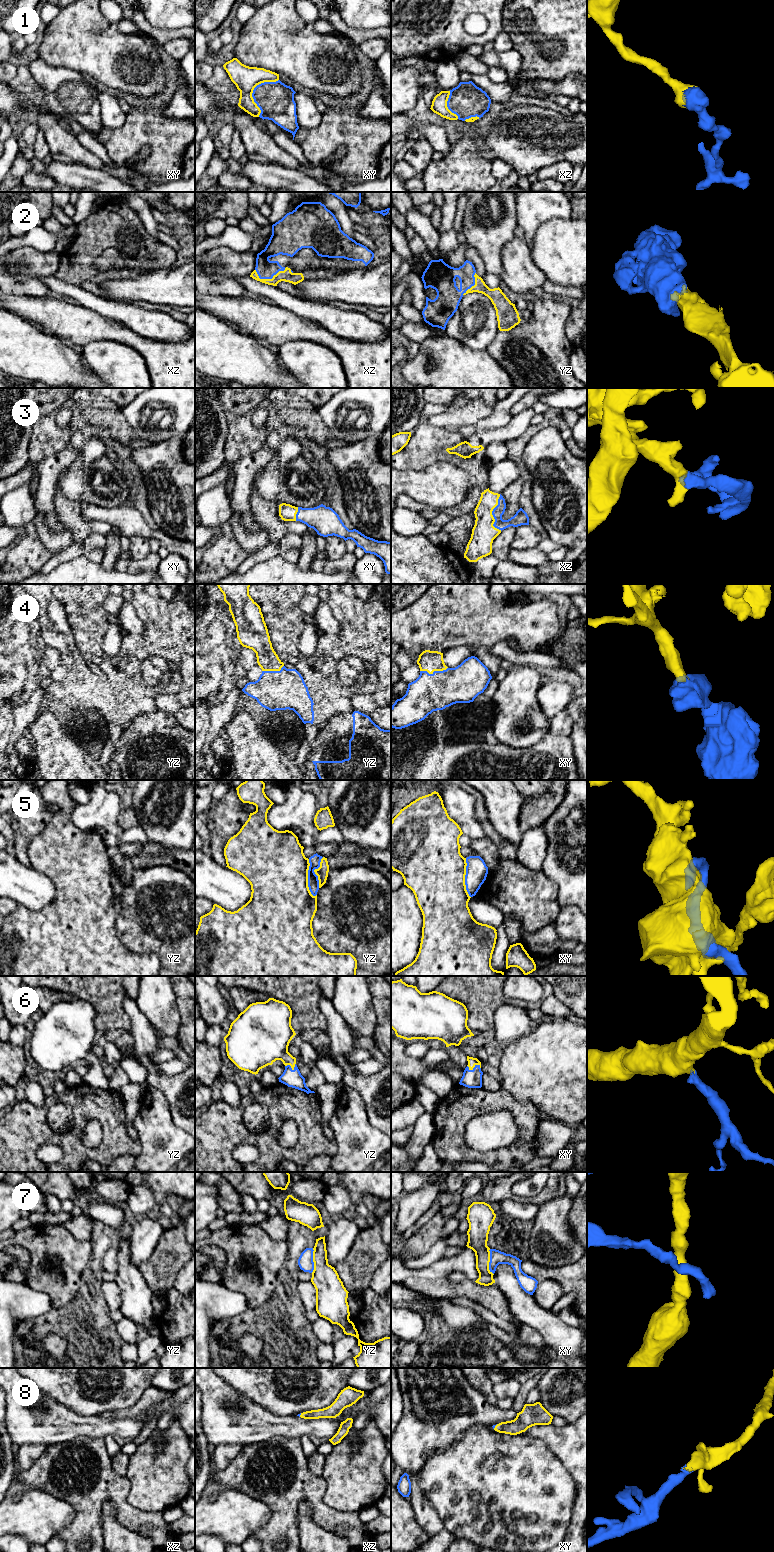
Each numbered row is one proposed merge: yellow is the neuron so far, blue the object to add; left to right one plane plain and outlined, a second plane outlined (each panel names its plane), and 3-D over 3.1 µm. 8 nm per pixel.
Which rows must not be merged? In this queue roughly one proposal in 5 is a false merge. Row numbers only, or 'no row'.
5, 7

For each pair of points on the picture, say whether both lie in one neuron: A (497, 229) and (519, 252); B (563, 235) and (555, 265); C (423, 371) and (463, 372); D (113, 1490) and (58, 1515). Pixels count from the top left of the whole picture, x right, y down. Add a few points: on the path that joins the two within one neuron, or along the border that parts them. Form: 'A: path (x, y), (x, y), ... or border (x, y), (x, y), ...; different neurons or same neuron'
A: border (514, 237), (502, 247), (502, 264); different neurons
B: path (563, 242), (562, 258); same neuron
C: path (433, 372), (453, 372); same neuron
D: border (53, 1495), (71, 1505), (74, 1518), (68, 1527); different neurons

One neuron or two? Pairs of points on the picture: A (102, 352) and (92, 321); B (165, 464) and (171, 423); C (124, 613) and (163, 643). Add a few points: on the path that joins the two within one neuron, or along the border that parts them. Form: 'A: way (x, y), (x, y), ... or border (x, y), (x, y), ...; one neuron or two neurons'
A: border (121, 342), (93, 340), (87, 342), (82, 347); two neurons
B: border (181, 438), (168, 438), (151, 444); two neurons
C: border (135, 607), (136, 614), (144, 626), (141, 635); two neurons

